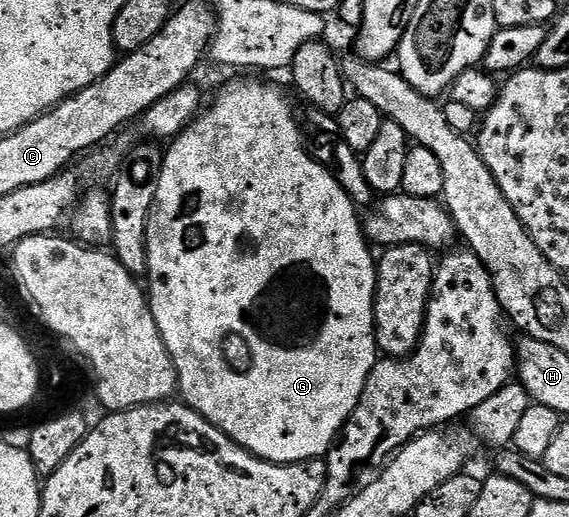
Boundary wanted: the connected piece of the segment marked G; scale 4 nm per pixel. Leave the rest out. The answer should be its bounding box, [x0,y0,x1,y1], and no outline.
[145,75,377,465]

